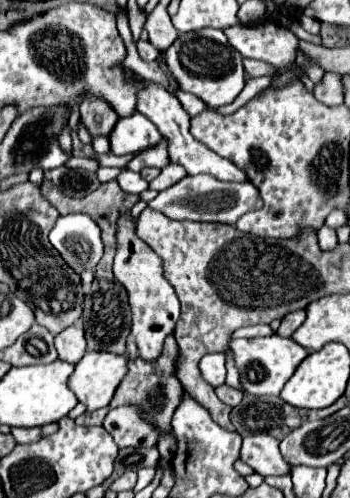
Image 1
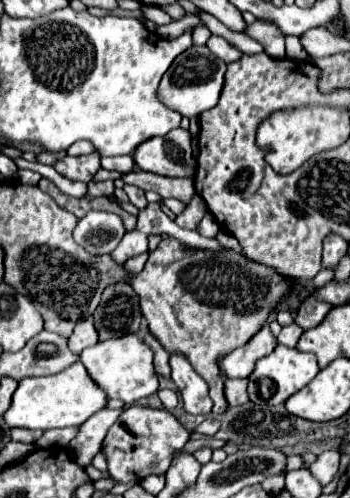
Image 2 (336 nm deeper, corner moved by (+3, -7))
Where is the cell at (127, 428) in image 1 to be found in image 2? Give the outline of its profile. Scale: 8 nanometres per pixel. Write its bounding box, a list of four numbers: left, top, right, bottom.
[102,404,190,482]

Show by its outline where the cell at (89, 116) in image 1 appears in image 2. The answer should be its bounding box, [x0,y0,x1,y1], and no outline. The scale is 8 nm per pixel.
[54,154,100,182]

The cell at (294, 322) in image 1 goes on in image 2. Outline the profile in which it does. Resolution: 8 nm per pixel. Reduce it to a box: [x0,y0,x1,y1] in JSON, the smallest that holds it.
[294,296,334,330]

